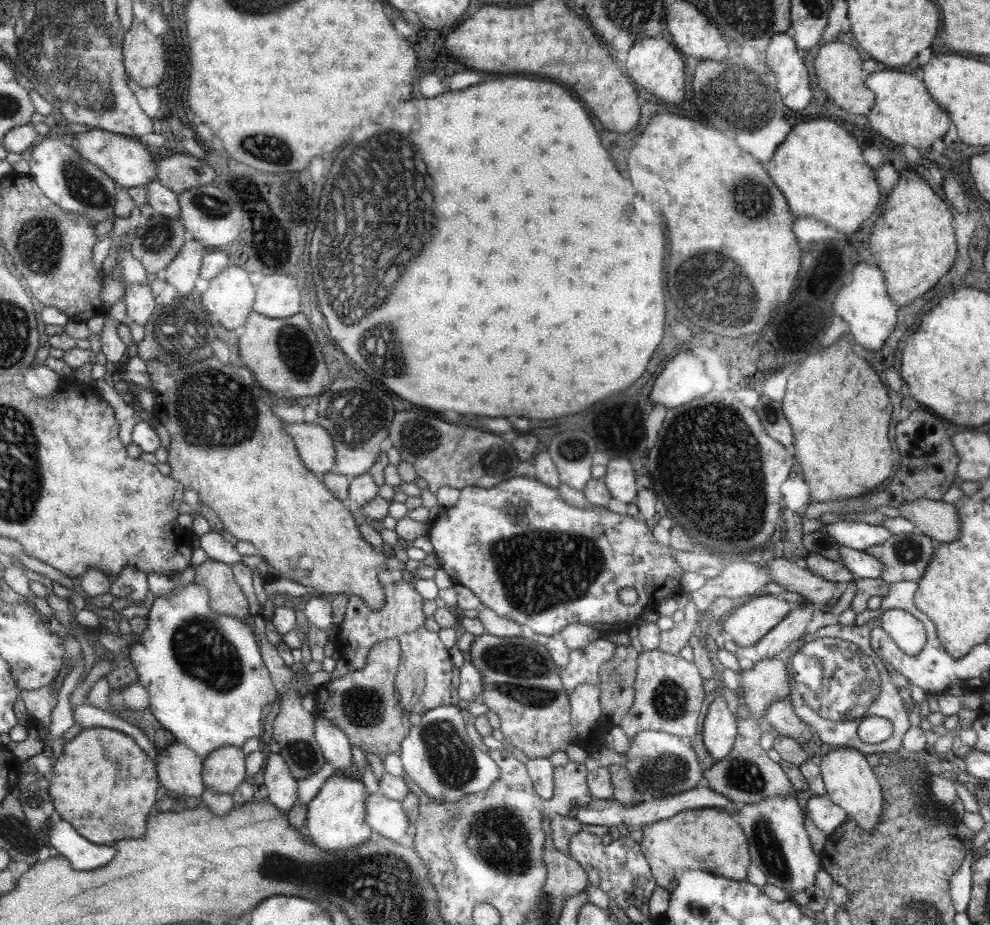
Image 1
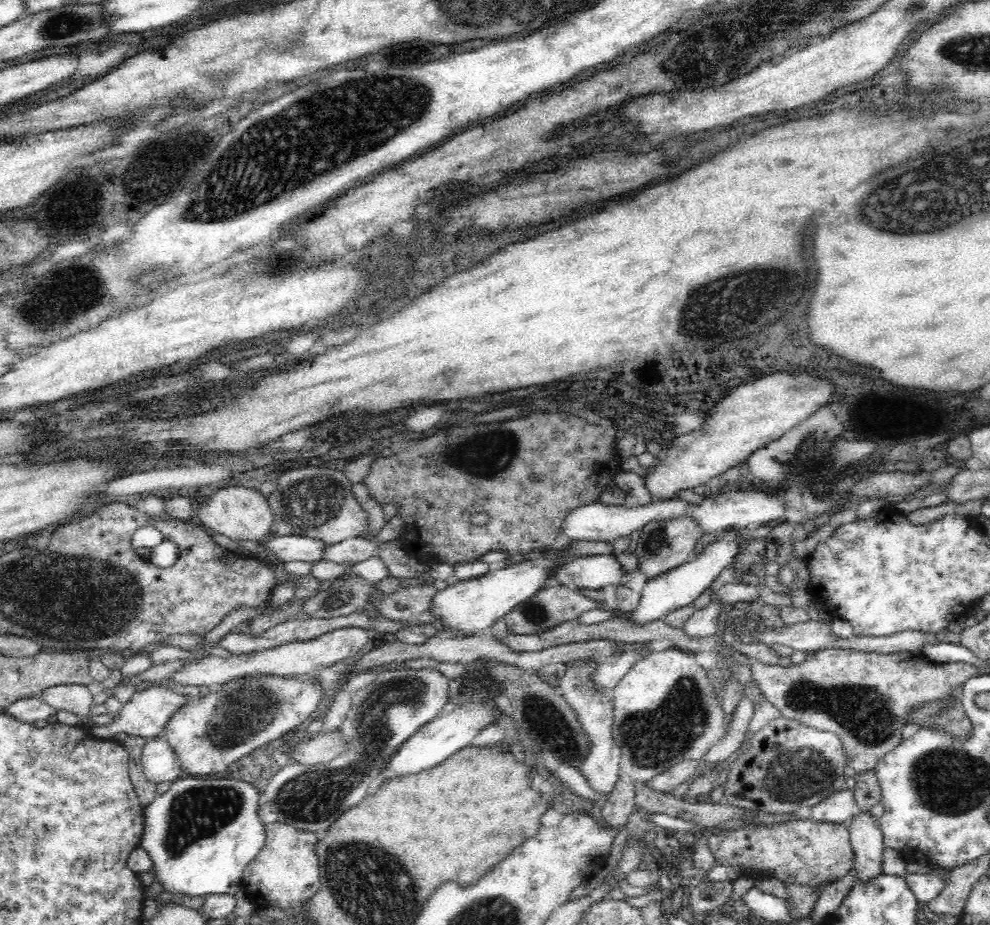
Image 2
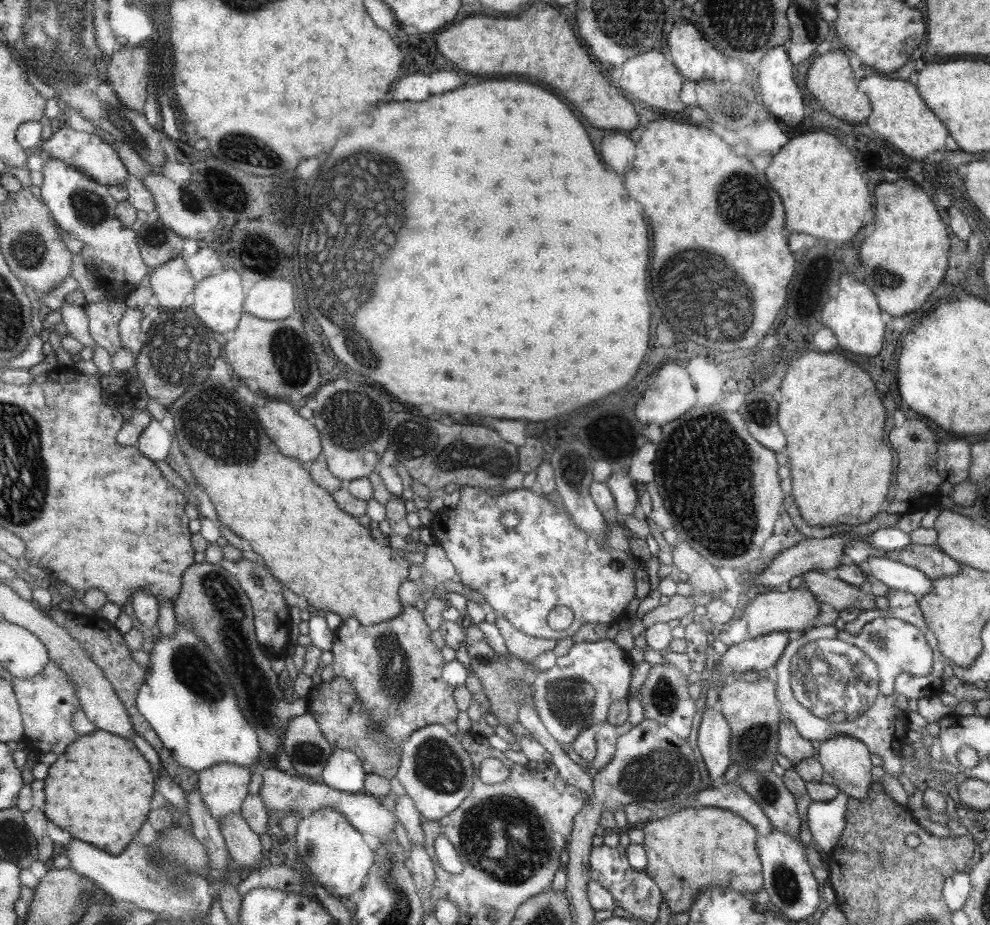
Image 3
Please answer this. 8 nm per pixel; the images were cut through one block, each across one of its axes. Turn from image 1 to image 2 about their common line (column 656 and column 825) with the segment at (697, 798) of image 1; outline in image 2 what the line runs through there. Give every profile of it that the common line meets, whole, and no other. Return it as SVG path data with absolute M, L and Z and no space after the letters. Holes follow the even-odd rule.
M840 789L813 806L810 818L814 821L830 821L832 824L847 824L860 812L860 807L854 798L854 791Z

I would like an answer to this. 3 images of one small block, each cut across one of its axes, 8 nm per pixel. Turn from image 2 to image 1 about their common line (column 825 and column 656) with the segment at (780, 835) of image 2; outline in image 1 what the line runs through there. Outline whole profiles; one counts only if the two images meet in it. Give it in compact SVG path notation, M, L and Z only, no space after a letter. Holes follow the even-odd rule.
M686 809L665 821L641 826L644 839L641 850L656 884L669 893L677 888L679 877L691 869L708 871L728 879L746 880L746 870L750 862L748 836L738 822L738 814L730 816L724 811L706 809Z

